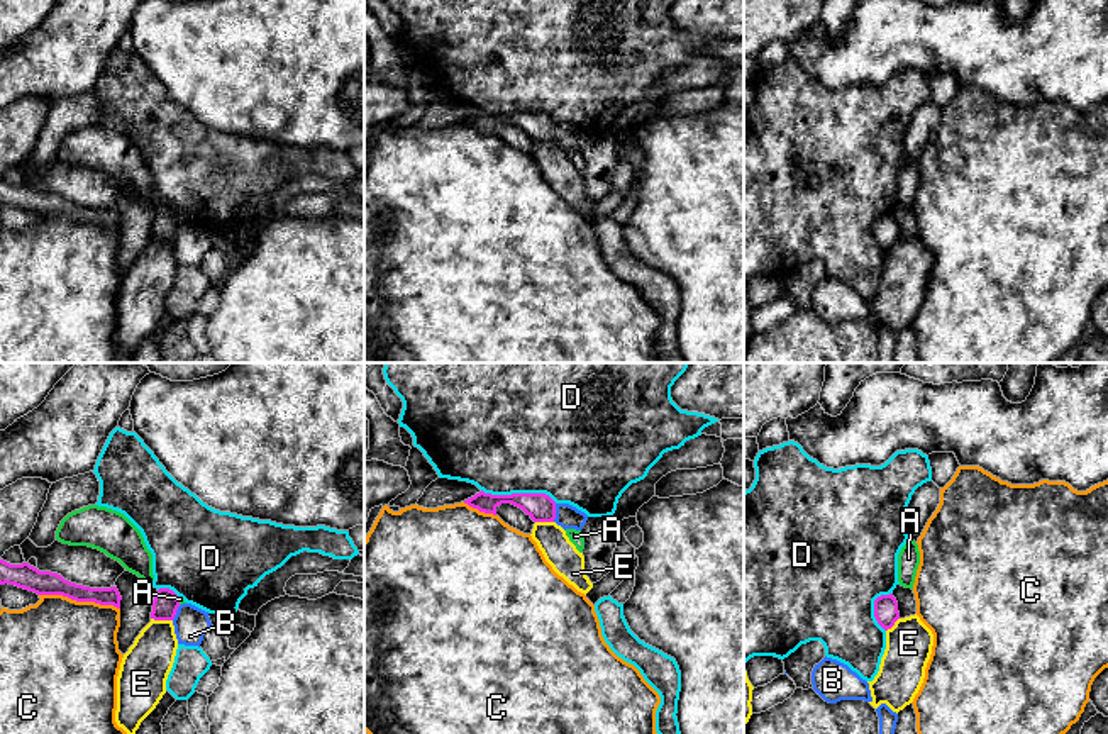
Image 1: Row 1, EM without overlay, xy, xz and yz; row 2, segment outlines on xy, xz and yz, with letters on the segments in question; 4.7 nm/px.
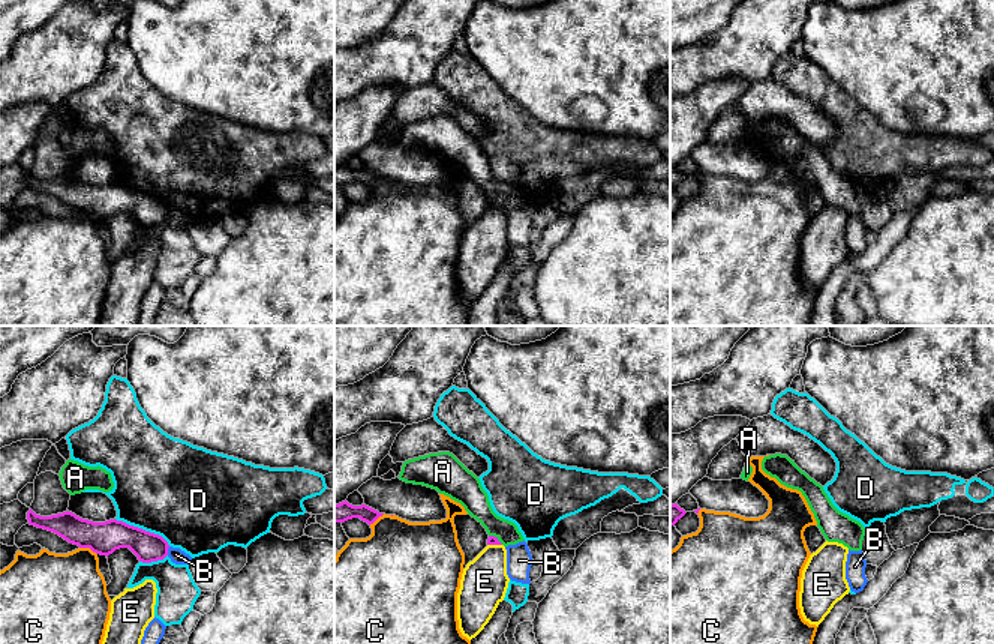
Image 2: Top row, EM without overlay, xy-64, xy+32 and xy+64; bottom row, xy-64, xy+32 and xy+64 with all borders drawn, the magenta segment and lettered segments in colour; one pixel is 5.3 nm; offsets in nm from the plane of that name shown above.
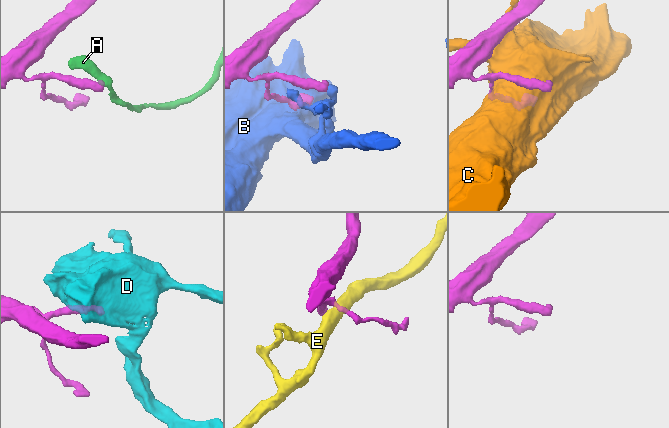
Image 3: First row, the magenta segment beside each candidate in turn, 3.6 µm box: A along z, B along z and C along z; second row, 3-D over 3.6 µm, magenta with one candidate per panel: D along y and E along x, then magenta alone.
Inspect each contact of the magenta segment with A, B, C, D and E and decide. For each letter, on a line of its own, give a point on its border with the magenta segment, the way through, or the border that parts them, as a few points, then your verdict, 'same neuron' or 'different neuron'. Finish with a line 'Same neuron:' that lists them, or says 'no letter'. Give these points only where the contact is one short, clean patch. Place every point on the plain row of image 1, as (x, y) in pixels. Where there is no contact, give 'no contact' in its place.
A: meets magenta in xy at (178, 221); border along xy (177, 217), (180, 224); different neuron
B: meets magenta in xz at (554, 133); different neuron
C: meets magenta in xy at (80, 221); different neuron
D: meets magenta in xz at (519, 114); different neuron
E: meets magenta in xy at (161, 239); border along xy (151, 238), (171, 241); different neuron
Same neuron: no letter

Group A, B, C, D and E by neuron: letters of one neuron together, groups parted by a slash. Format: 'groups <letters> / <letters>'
groups A / B / C / D / E

